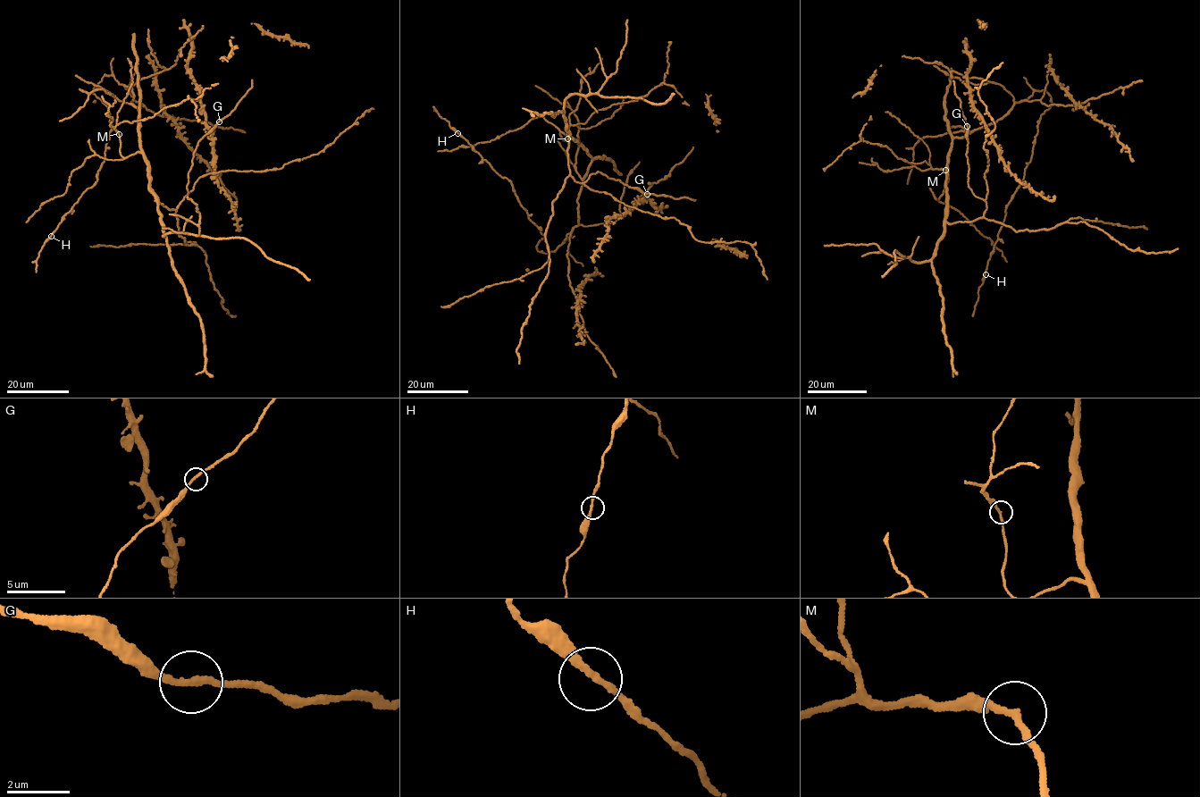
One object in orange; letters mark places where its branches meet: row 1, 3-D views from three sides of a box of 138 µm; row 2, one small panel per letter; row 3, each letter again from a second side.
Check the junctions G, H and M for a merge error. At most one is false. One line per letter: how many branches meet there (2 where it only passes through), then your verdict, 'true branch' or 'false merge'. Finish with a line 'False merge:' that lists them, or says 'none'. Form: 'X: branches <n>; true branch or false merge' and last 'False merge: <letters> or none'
G: branches 2; true branch
H: branches 2; true branch
M: branches 2; true branch
False merge: none

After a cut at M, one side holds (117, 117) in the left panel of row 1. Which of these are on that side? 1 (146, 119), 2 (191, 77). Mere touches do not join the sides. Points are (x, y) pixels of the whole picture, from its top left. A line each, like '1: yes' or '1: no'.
1: yes
2: no

